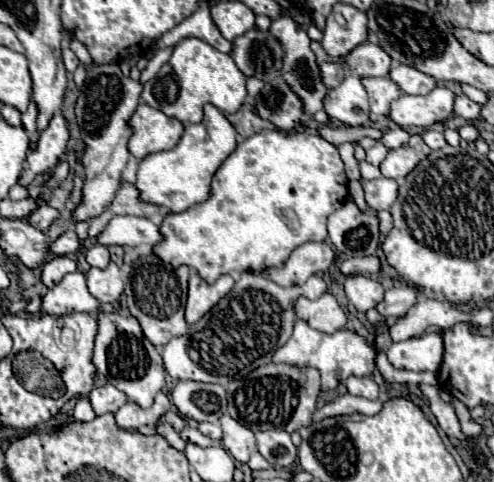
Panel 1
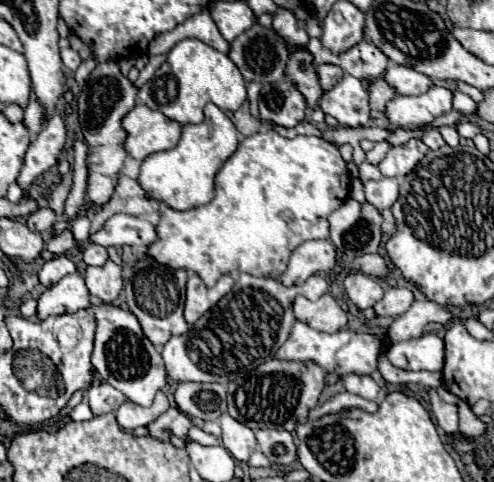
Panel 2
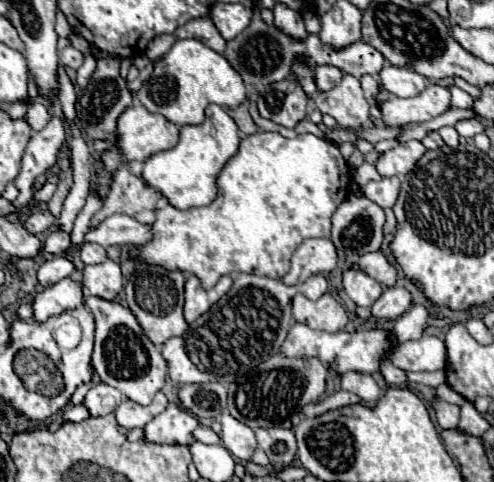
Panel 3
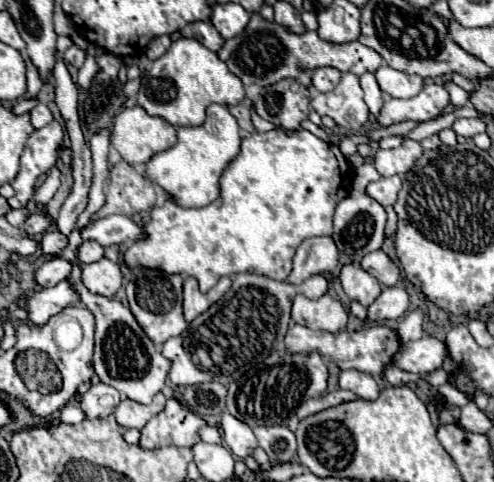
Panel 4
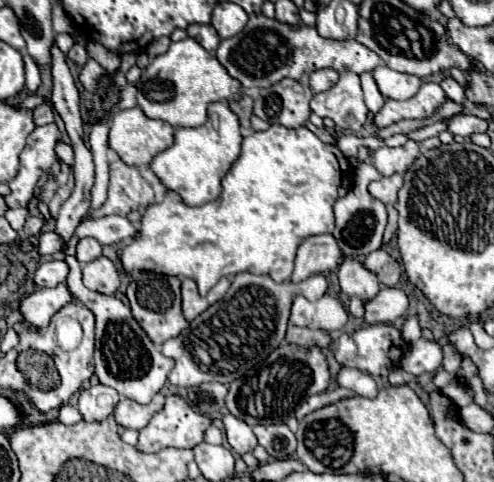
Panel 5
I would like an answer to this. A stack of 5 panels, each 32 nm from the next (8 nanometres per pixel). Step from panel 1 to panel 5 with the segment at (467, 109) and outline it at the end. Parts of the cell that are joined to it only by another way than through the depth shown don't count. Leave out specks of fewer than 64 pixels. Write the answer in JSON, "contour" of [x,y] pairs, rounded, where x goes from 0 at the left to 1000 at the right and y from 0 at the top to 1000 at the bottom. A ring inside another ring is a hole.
{"contour":[[[915,158],[895,162],[891,183],[903,191],[903,199],[907,199],[911,207],[919,207],[919,212],[927,212],[927,216],[935,216],[935,212],[943,207],[943,199],[939,199],[939,183],[935,183]]]}

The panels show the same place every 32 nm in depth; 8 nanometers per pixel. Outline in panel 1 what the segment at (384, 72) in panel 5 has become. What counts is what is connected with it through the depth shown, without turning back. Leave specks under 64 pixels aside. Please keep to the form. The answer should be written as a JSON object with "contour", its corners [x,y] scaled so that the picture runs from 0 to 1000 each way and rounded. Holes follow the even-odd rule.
{"contour":[[[794,133],[785,162],[802,170],[818,195],[866,195],[883,183],[883,166],[874,158],[818,133]]]}

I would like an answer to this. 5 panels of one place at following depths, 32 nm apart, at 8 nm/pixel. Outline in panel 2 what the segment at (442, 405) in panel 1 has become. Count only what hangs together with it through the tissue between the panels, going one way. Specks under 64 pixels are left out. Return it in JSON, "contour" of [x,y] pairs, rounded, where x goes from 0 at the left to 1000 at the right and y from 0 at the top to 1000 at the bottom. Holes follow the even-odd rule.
{"contour":[[[866,805],[870,813],[870,830],[874,830],[874,855],[887,871],[887,884],[899,896],[915,896],[915,900],[931,900],[927,896],[927,842],[923,838],[903,838],[899,830],[891,830],[891,822],[883,817],[883,809]]]}

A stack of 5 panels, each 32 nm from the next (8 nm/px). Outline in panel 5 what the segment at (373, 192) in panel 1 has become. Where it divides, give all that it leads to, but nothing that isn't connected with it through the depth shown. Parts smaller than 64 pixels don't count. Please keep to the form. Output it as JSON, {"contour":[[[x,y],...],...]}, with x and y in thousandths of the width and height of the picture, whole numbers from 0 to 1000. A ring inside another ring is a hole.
{"contour":[[[798,361],[798,365],[785,365],[785,369],[757,373],[745,386],[753,407],[773,415],[777,423],[798,423],[806,415],[806,394],[810,390],[814,390],[814,361]]]}

